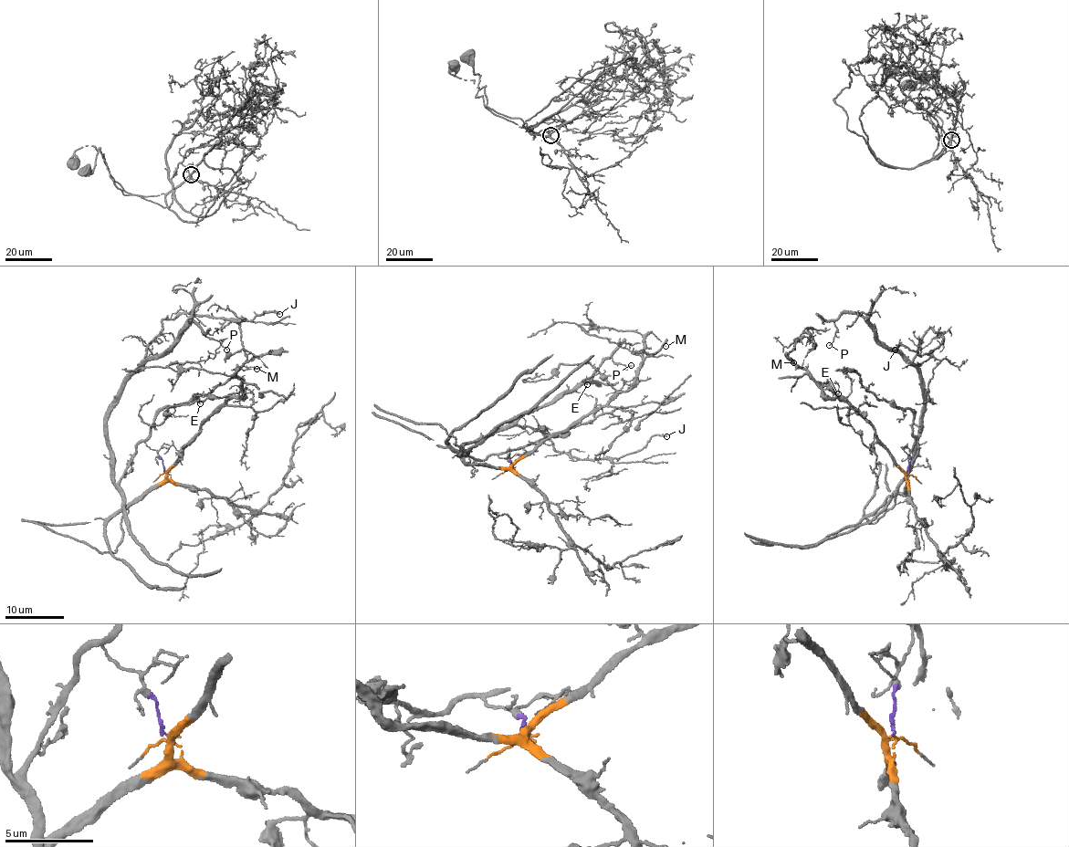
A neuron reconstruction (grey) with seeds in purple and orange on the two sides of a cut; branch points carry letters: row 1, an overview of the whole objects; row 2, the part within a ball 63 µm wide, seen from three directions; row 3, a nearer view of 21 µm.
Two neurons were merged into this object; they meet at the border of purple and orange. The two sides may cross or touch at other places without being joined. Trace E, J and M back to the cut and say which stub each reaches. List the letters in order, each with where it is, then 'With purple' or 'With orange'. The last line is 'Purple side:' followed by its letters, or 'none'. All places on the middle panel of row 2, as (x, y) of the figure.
E: Place: (587, 384). With orange
J: Place: (666, 436). With purple
M: Place: (665, 346). With orange
Purple side: J

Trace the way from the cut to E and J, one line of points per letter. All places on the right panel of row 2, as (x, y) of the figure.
E: (908, 474), (900, 468), (875, 432), (872, 423), (828, 384), (838, 384), (837, 393)
J: (908, 474), (924, 396), (912, 361), (930, 328), (943, 333), (938, 348), (923, 356), (900, 344), (895, 350)

